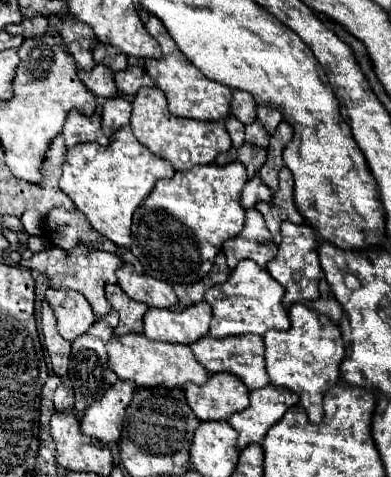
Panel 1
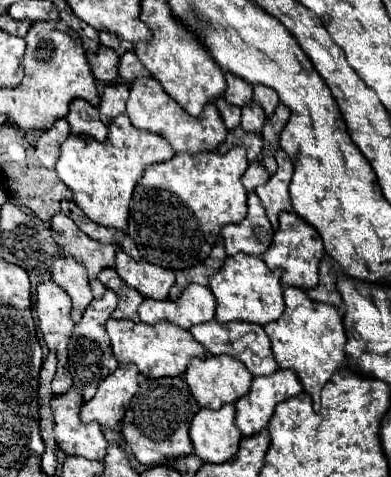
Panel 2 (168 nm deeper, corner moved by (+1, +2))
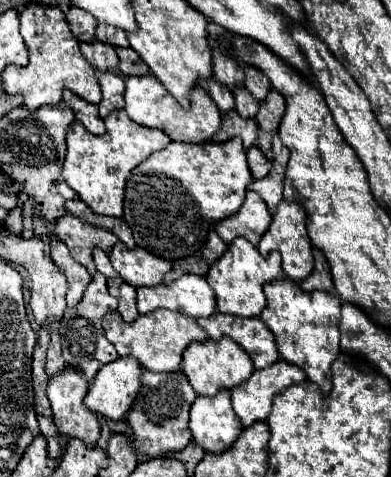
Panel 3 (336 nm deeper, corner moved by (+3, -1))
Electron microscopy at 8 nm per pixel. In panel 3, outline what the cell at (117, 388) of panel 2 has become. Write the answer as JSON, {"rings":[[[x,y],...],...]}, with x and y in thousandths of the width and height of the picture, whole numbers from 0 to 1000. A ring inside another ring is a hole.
{"rings":[[[302,748],[297,757],[256,769],[215,832],[215,849],[286,883],[317,878],[332,862],[338,836],[348,836],[358,820],[358,786],[363,769],[348,753]]]}

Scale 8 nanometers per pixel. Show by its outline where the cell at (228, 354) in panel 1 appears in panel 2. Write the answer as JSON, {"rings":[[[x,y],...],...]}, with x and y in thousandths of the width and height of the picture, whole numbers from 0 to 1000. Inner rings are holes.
{"rings":[[[552,671],[527,675],[527,679],[506,679],[501,688],[486,692],[491,704],[522,721],[522,730],[542,742],[588,742],[604,755],[624,759],[624,767],[634,771],[634,780],[645,788],[691,788],[711,776],[706,755],[696,746],[696,730],[691,730],[691,713],[675,696],[675,688],[660,688],[660,679],[558,679]]]}

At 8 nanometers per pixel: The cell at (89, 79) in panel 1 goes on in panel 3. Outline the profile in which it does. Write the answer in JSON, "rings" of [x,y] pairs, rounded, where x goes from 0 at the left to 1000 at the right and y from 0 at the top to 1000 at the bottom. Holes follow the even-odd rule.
{"rings":[[[240,82],[240,90],[205,90],[205,107],[225,124],[225,132],[235,132],[256,149],[302,140],[302,115],[292,99],[276,99],[276,90],[256,90],[251,82]]]}

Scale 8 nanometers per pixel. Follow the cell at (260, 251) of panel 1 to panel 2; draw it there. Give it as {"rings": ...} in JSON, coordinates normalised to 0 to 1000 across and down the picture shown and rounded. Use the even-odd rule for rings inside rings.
{"rings":[[[645,403],[634,407],[634,449],[614,470],[583,470],[568,478],[568,499],[573,499],[573,520],[578,532],[639,532],[639,537],[670,537],[701,499],[701,482],[670,423],[660,411]]]}

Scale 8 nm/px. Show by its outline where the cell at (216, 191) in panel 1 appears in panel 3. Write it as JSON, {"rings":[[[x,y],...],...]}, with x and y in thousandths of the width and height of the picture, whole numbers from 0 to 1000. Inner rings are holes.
{"rings":[[[614,291],[496,304],[440,296],[332,358],[312,455],[332,472],[348,514],[450,547],[506,530],[537,480],[614,438],[639,379],[645,367]]]}

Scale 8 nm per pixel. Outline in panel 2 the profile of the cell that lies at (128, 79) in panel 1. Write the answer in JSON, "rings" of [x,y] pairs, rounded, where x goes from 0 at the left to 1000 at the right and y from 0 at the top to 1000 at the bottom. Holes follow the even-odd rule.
{"rings":[[[322,109],[312,122],[307,122],[307,138],[302,138],[302,155],[307,164],[332,176],[338,168],[348,164],[363,164],[363,159],[384,159],[384,151],[358,134],[353,117],[343,109]]]}

